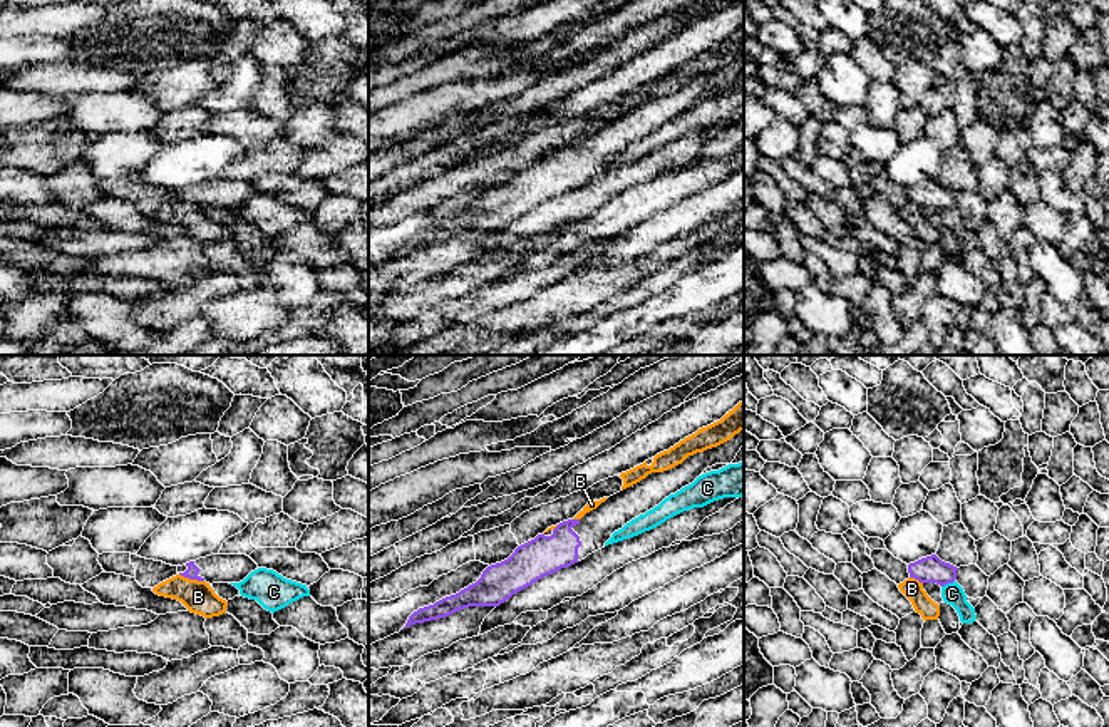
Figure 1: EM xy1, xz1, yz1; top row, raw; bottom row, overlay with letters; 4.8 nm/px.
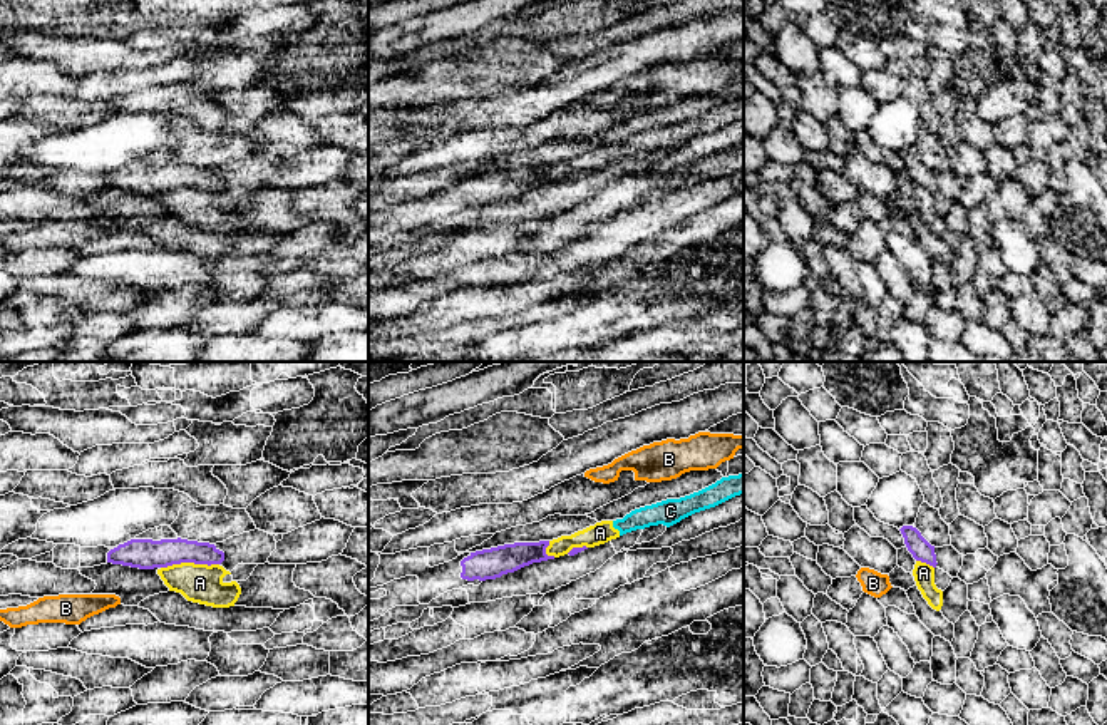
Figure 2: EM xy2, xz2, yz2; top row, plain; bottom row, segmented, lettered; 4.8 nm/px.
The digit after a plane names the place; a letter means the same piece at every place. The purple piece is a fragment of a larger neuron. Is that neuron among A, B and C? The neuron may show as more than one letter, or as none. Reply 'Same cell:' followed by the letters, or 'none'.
Same cell: none

